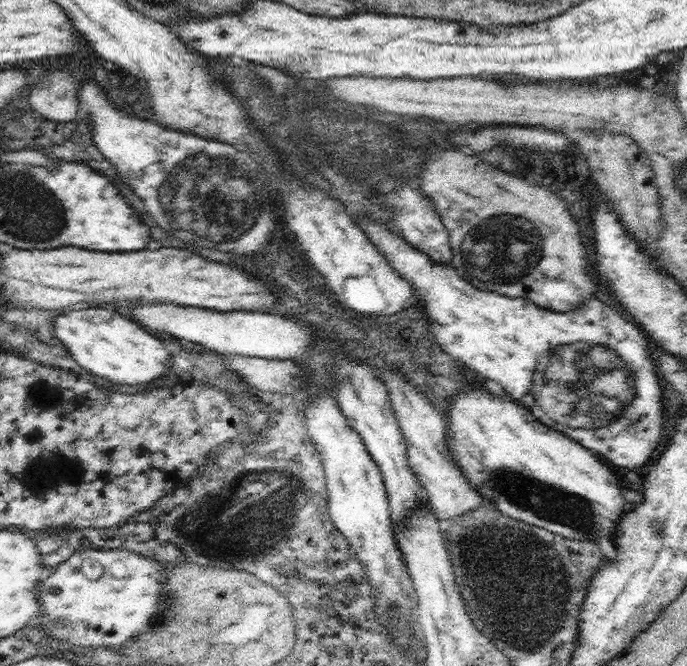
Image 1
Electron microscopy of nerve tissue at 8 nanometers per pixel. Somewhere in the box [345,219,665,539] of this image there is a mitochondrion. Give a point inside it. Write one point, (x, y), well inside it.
(584, 385)

